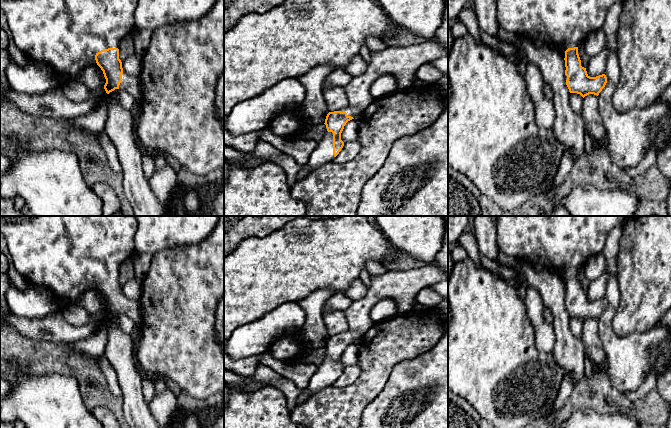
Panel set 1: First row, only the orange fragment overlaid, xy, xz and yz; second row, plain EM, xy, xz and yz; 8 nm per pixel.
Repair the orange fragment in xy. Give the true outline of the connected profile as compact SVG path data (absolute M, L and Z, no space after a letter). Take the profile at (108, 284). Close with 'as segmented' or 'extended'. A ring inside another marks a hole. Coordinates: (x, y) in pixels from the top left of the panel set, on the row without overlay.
M0 216L0 234L6 240L13 266L31 284L46 286L65 304L77 302L85 292L97 289L106 303L107 318L115 313L125 314L140 327L141 306L123 295L118 273L121 264L135 255L136 229L134 216Z; extended

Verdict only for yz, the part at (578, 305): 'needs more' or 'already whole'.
needs more

